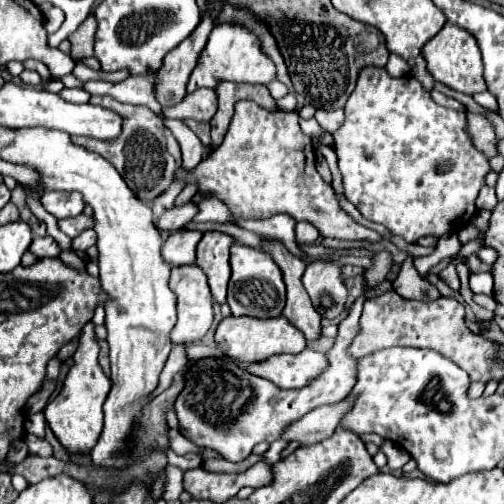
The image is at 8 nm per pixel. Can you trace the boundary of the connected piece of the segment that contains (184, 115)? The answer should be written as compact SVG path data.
M199 89L189 93L179 105L161 109L165 119L197 119L211 121L217 113L217 93L213 89Z

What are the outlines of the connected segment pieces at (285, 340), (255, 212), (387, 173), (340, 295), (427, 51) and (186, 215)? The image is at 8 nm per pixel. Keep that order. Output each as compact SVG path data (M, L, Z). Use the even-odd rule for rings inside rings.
M227 317L219 323L215 341L219 349L229 355L231 359L239 359L243 363L257 363L265 361L267 357L281 355L281 353L301 353L307 345L303 333L295 329L285 317L275 317L275 319L255 319L255 317Z
M239 101L221 147L211 151L195 171L179 169L175 177L185 179L187 183L197 181L199 191L215 195L231 213L243 219L265 219L287 213L295 221L313 223L323 237L379 243L381 235L377 231L359 225L341 209L331 185L317 173L311 137L301 131L297 121L297 113L267 111L253 101Z
M371 65L361 69L359 79L357 79L357 87L355 87L355 91L351 93L351 97L345 103L345 121L333 133L333 151L337 155L337 165L339 165L339 171L343 175L345 197L361 211L363 217L367 217L369 221L375 221L375 223L385 225L393 235L403 237L407 243L415 243L419 237L427 237L427 235L441 237L445 233L453 233L453 231L463 229L473 219L473 215L477 213L475 199L479 195L479 189L485 185L485 175L491 171L489 159L483 153L479 153L479 149L473 145L473 141L469 137L469 131L467 131L467 113L465 111L455 111L455 109L447 109L447 107L437 105L431 99L431 95L423 89L423 85L413 75L403 75L399 79L395 79L385 69L371 67Z
M323 259L311 261L303 273L303 285L321 317L335 319L345 311L347 287L341 277L341 265Z
M447 23L429 43L425 43L423 55L427 61L427 69L435 77L435 81L455 91L461 91L465 95L473 95L477 91L487 89L483 79L483 59L481 59L481 49L477 45L477 39L469 31L457 27L455 23Z
M185 203L185 205L173 207L171 211L163 213L163 217L155 225L160 231L177 231L191 222L195 213L197 213L197 205L195 203Z

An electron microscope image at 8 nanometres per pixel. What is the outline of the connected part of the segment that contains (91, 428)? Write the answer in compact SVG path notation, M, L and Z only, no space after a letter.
M92 322L85 325L77 351L73 355L75 365L69 369L59 397L55 397L45 409L47 423L57 441L69 453L81 455L89 453L95 447L95 441L99 441L99 433L103 431L103 401L107 399L107 393L111 389L111 379L99 367L100 347L95 340L94 326Z

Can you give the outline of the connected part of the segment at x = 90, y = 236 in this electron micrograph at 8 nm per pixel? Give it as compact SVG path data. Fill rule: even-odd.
M89 229L89 231L83 231L79 237L73 239L73 249L75 249L75 251L87 251L87 249L95 245L96 242L96 232L93 229Z

